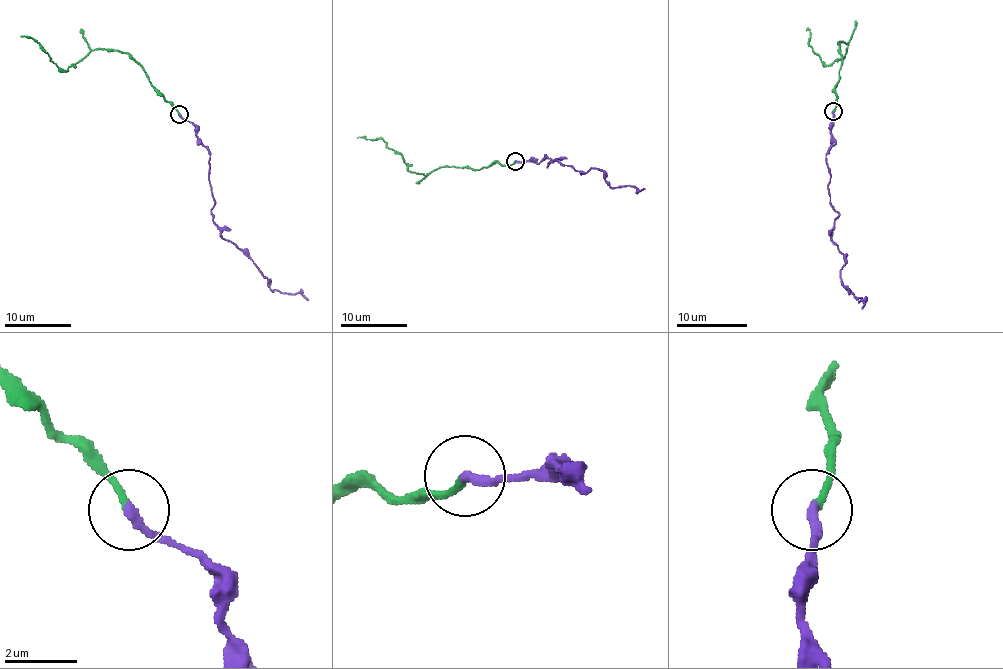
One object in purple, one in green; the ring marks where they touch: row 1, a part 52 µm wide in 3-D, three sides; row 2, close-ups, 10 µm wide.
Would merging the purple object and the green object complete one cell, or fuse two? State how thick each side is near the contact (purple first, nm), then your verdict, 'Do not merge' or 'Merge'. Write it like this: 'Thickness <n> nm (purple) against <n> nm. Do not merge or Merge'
Thickness 280 nm (purple) against 180 nm. Merge

